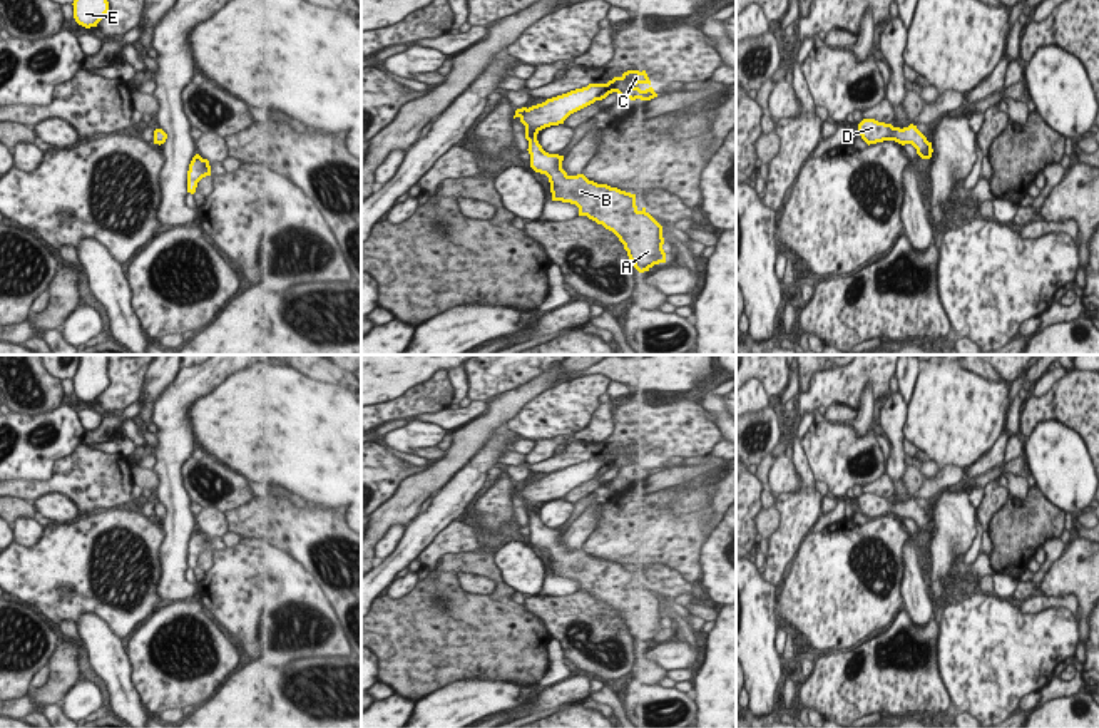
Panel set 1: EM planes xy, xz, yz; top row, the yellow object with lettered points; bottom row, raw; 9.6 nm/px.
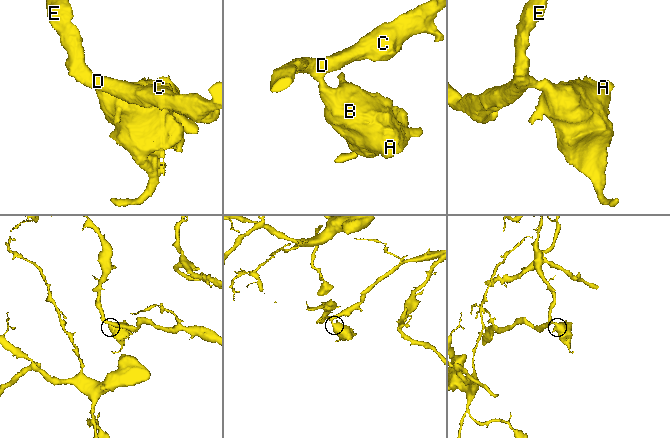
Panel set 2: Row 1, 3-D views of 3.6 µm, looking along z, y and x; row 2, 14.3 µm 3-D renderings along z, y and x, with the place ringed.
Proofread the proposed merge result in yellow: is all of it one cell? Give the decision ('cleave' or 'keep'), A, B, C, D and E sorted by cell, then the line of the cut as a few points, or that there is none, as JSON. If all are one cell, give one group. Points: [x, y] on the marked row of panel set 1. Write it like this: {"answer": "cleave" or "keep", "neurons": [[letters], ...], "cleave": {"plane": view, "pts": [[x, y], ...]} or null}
{"answer": "keep", "neurons": [["A", "B", "C", "D", "E"]], "cleave": null}

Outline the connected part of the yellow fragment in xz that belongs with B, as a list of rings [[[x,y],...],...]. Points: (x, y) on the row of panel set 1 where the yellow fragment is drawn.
[[[627,70],[607,84],[589,84],[529,109],[517,109],[514,119],[519,117],[525,126],[530,167],[549,177],[552,201],[575,204],[579,216],[587,216],[612,231],[624,244],[634,268],[644,273],[654,264],[666,263],[662,226],[646,208],[637,209],[636,194],[607,184],[597,184],[584,174],[569,176],[562,169],[564,156],[545,152],[537,141],[537,134],[542,129],[564,124],[570,114],[606,99],[612,92],[631,100],[657,97],[652,87],[641,90],[639,84],[651,85],[646,70]]]

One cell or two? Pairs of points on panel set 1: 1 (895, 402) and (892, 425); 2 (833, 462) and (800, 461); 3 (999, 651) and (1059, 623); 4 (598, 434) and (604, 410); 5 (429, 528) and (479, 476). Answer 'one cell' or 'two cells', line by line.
1: one cell
2: two cells
3: one cell
4: one cell
5: one cell

